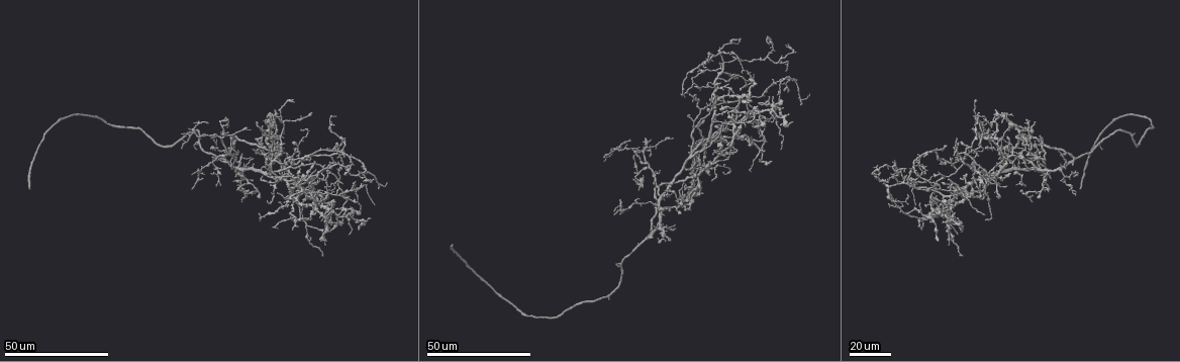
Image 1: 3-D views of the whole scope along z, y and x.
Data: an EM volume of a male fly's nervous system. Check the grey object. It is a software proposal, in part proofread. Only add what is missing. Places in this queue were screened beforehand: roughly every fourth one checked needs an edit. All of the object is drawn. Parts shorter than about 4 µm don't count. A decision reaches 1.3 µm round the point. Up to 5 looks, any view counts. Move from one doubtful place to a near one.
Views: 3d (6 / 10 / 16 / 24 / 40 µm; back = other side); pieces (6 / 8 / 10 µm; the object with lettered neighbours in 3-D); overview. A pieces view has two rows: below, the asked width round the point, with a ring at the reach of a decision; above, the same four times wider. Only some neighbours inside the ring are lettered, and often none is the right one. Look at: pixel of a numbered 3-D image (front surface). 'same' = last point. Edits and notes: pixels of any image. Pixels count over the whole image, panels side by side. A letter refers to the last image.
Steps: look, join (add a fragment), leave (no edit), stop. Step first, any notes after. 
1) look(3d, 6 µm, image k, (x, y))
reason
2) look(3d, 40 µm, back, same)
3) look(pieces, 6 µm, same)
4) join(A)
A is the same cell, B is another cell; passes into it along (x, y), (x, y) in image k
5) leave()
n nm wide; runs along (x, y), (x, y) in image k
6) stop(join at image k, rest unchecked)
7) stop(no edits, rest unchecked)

look(3d, 40 µm, image 1, (27, 187))
free end

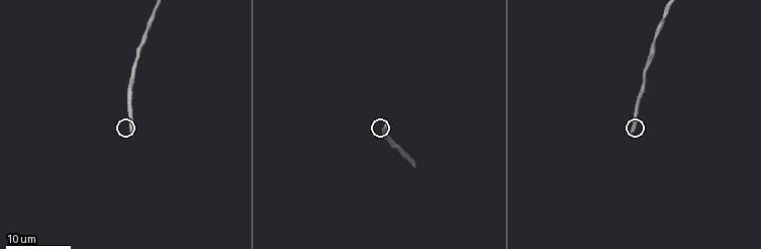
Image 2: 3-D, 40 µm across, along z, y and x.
look(pieces, 8 µm, image 2, (133, 132))

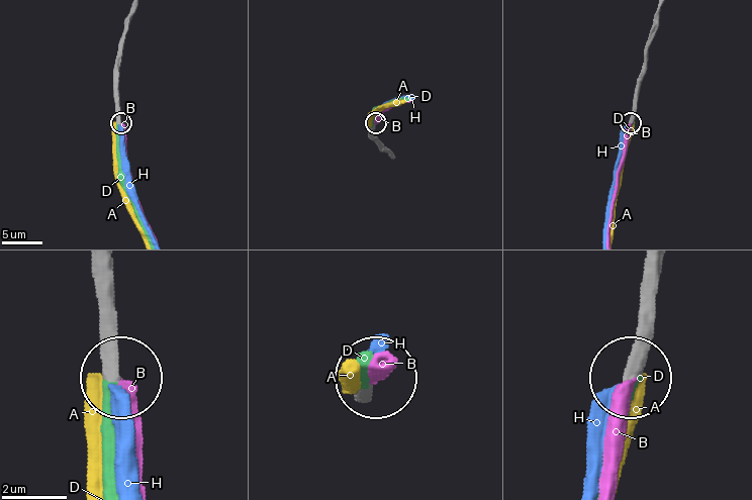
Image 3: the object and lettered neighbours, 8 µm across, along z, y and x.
join(D)
D is the same cell, A, B and H are other cells; the cell continues

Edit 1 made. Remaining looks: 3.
look(3d, 24 µm, image 1, (948, 178))
branch stops here

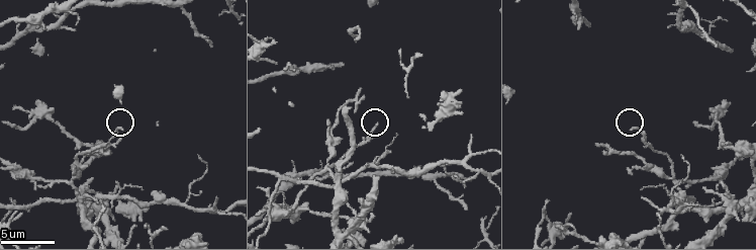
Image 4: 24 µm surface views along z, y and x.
look(pieces, 8 µm, image 4, (631, 127))

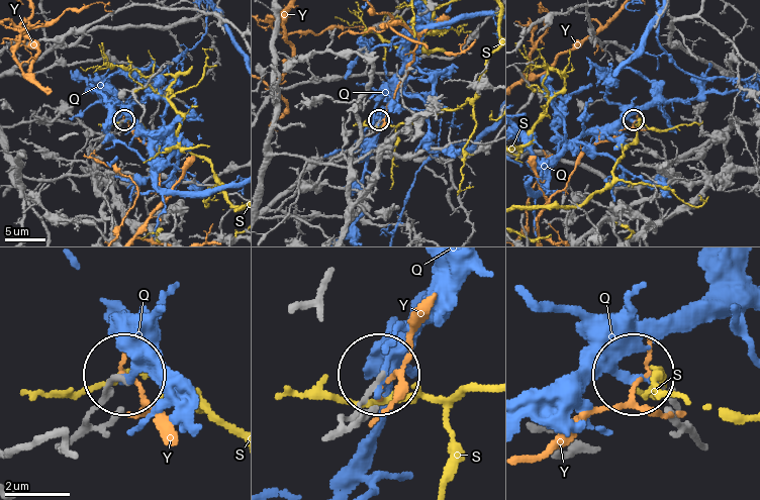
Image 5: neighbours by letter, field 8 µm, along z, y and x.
leave()
Q, S and Y are other cells; no lettered fragment goes on from it

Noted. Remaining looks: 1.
look(pieces, 10 µm, image 4, (211, 45))
free end

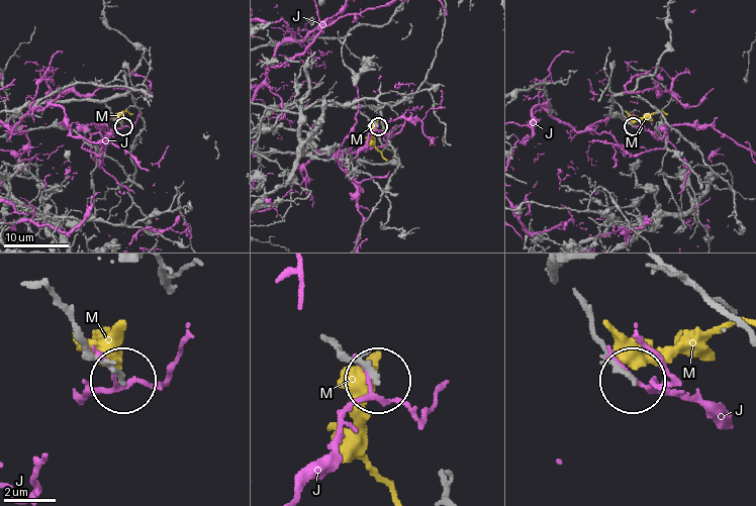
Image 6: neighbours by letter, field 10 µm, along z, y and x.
leave()
190 nm wide; J and M are other cells; runs along (52, 296), (78, 334), (121, 378) in image 6; none of them fits

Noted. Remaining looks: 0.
stop(join at image 3, rest unchecked)

